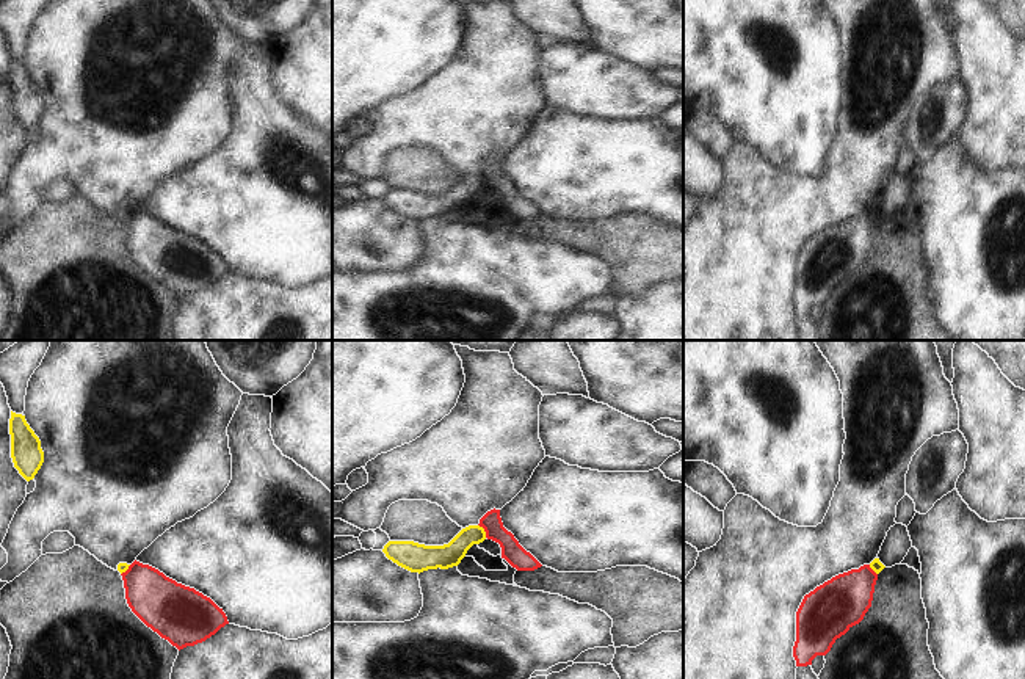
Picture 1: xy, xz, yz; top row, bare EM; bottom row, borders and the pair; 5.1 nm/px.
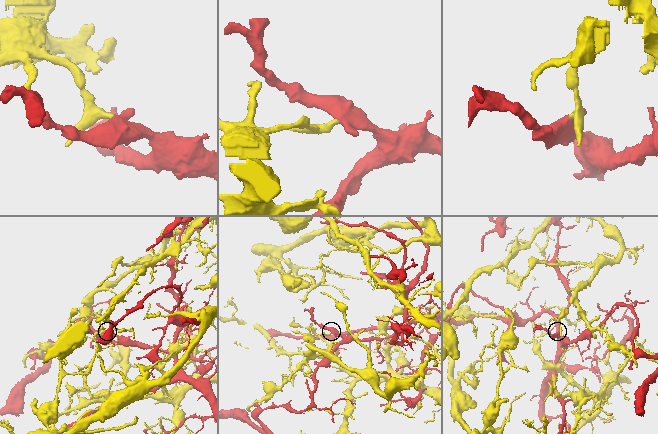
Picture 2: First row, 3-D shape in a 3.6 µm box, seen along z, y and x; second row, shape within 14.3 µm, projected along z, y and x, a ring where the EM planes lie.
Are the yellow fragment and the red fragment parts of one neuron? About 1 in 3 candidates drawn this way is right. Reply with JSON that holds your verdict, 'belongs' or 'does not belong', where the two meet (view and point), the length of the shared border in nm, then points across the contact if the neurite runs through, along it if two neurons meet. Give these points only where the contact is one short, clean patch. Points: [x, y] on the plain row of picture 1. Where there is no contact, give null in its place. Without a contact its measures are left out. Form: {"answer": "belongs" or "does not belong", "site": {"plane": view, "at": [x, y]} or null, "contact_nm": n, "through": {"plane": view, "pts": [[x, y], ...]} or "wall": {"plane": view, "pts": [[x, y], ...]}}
{"answer": "does not belong", "site": {"plane": "xz", "at": [483, 179]}, "contact_nm": 80}

